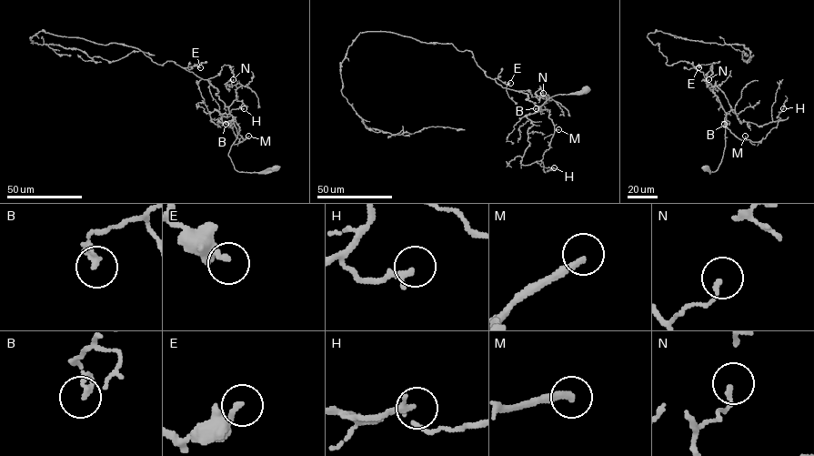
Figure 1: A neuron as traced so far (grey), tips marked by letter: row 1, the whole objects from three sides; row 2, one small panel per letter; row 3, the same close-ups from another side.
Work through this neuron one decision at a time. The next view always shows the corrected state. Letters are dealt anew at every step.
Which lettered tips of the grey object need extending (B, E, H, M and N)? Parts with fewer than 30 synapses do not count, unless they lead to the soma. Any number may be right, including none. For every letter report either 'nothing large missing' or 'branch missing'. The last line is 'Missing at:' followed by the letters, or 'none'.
B: nothing large missing
E: nothing large missing
H: nothing large missing
M: branch missing
N: nothing large missing
Missing at: M

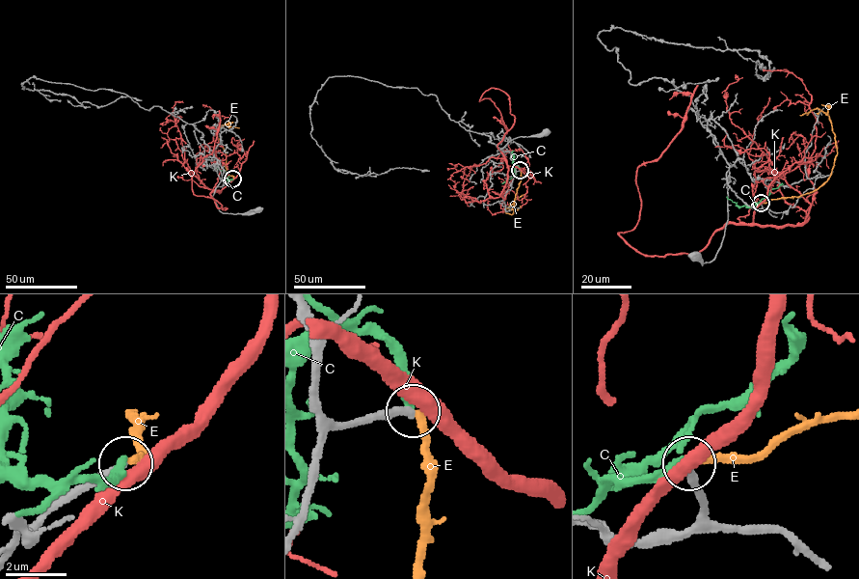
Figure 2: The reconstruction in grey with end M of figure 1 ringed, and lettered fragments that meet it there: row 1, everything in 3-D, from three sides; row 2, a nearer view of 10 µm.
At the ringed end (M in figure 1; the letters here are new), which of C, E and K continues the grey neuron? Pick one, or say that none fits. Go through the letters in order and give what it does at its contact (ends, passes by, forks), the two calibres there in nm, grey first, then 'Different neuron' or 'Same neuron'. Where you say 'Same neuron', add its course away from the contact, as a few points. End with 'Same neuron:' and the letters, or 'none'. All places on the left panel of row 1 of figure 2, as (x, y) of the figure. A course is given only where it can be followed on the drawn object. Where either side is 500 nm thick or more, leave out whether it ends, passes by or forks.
C: It ends there. Thickness 280 nm (grey) against 280 nm. Different neuron
E: It ends there. Thickness 260 nm (grey) against 260 nm. Different neuron
K: It passes by. Thickness 280 nm (grey) against 440 nm. Different neuron
Same neuron: none

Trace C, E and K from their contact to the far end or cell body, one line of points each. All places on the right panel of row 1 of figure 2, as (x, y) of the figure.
C: (761, 204), (754, 205), (784, 183)
E: (761, 203), (812, 192), (831, 173), (837, 150), (829, 116), (814, 109), (799, 115)
K: (760, 204), (698, 253), (645, 256), (620, 235), (637, 222), (636, 170), (691, 95), (669, 99)

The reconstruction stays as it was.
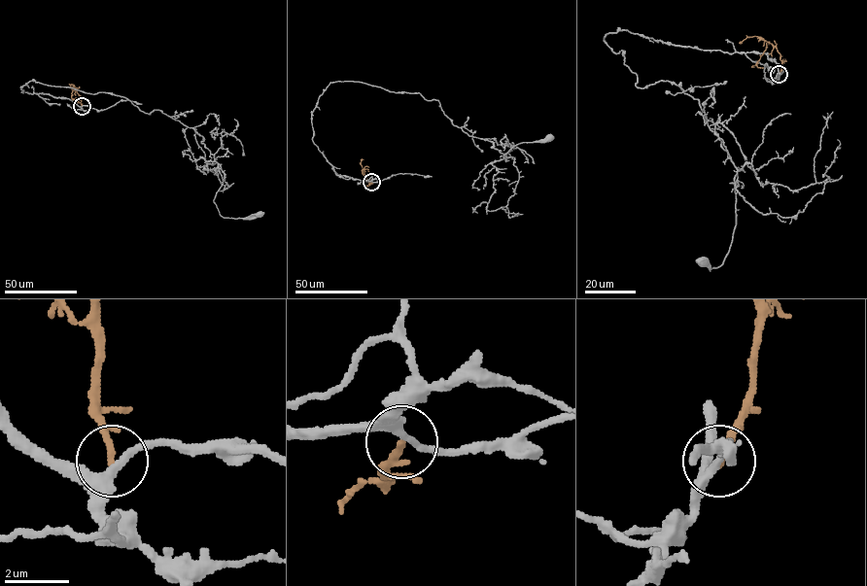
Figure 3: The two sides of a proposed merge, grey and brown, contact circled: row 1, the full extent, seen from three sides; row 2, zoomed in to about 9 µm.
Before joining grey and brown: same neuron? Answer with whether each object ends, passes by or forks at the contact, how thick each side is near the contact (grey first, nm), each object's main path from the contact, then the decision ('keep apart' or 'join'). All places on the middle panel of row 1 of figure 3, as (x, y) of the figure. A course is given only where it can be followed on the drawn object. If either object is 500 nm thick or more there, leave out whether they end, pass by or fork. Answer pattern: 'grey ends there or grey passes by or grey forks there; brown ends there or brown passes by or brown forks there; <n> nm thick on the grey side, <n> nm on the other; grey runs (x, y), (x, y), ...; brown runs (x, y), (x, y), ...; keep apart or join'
grey passes by; brown ends there; 260 nm thick on the grey side, 200 nm on the other; grey runs (372, 182), (338, 175), (313, 142), (311, 114), (330, 83), (437, 100), (505, 157), (549, 138); brown runs (371, 182), (365, 179), (362, 170), (367, 168), (370, 173); keep apart

